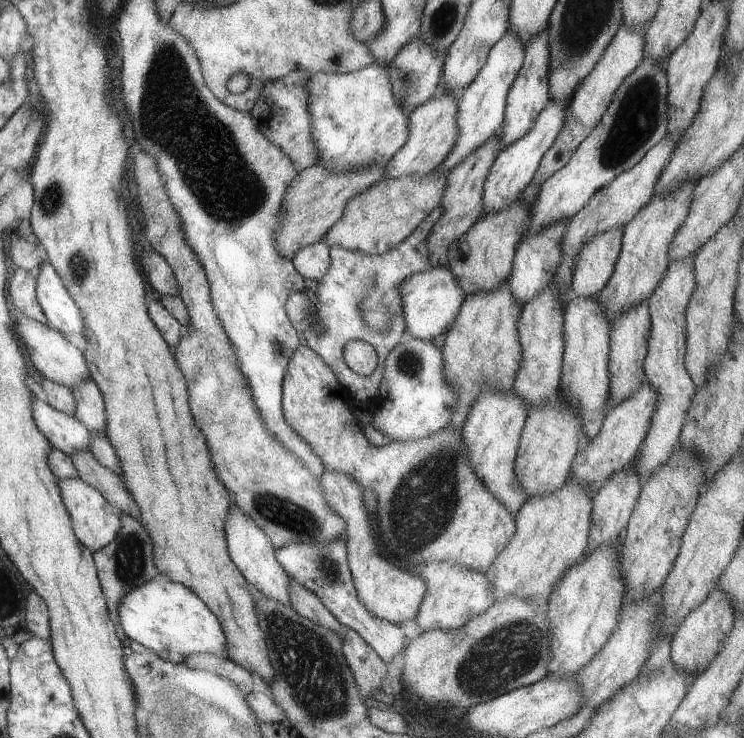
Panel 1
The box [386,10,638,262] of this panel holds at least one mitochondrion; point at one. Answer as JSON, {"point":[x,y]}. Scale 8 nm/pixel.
{"point":[479,45]}

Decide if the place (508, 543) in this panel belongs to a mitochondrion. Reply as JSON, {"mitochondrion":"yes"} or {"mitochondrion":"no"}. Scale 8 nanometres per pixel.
{"mitochondrion":"no"}

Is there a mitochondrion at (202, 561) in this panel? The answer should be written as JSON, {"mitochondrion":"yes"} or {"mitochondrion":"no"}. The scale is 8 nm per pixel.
{"mitochondrion":"no"}

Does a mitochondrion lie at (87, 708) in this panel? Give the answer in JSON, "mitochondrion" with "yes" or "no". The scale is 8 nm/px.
{"mitochondrion":"no"}

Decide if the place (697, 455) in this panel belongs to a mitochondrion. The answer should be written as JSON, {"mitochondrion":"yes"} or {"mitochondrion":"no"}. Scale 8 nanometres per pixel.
{"mitochondrion":"no"}

